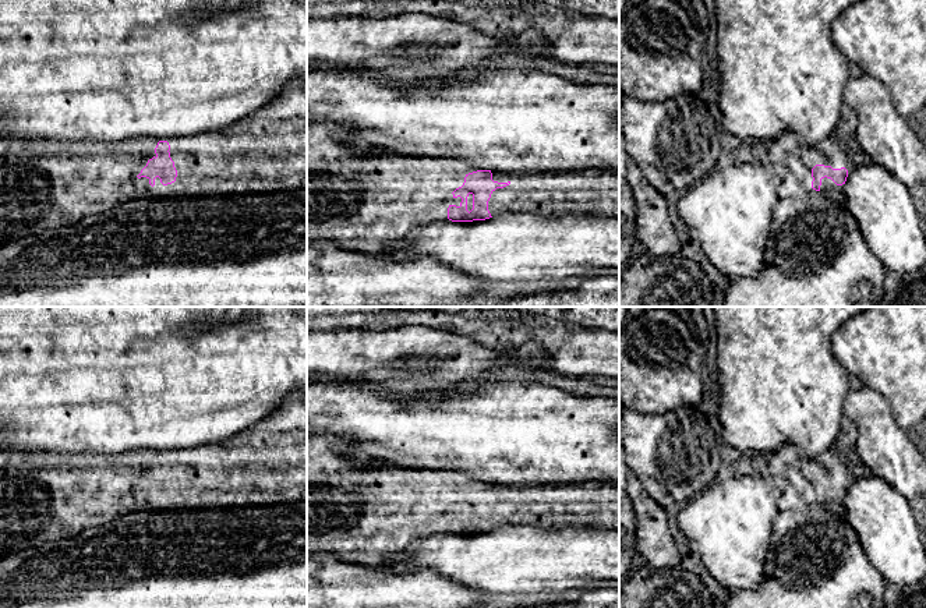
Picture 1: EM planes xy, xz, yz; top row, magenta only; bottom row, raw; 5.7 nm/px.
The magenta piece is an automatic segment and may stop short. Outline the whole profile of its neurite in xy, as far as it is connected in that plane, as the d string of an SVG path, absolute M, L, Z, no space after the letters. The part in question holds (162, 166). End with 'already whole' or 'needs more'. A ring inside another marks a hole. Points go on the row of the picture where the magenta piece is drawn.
M291 79L283 91L230 127L177 138L123 142L24 142L0 139L0 247L103 213L134 198L181 198L272 194L307 190L307 81Z; needs more

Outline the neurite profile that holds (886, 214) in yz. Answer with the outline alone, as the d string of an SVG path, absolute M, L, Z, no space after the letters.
M869 162L856 166L844 184L847 209L886 271L900 272L905 279L915 276L926 265L926 238L922 218L916 211L909 188L891 176L883 166Z

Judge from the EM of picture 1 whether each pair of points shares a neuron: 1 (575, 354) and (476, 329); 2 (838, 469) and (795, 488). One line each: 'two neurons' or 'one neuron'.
1: one neuron
2: one neuron

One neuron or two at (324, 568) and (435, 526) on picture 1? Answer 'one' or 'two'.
two

